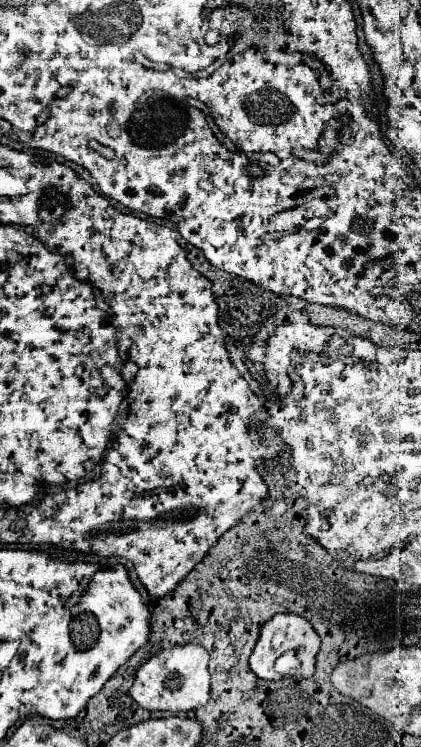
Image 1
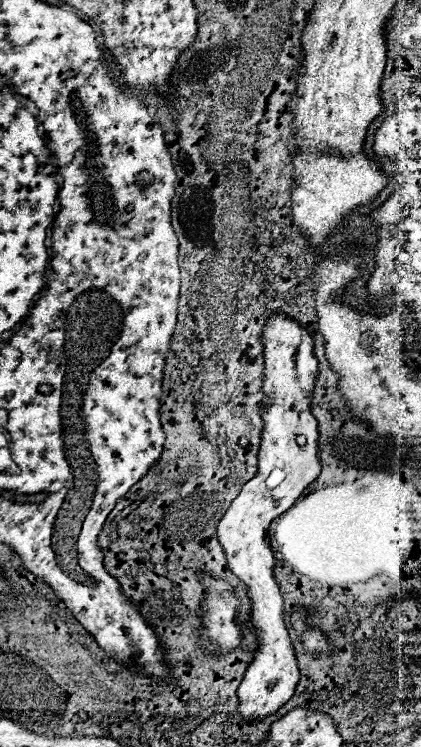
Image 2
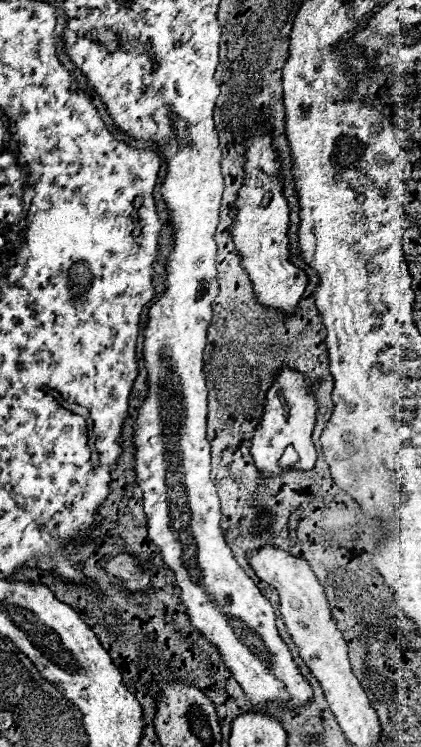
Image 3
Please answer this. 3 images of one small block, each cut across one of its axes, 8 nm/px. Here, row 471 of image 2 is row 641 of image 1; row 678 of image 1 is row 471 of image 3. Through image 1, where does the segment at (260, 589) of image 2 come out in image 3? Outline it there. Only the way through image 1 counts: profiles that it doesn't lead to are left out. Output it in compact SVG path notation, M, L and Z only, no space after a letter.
M284 368L272 388L266 394L266 408L264 408L264 416L260 426L254 432L252 438L252 456L256 462L256 468L266 472L266 474L274 474L278 472L278 460L284 454L284 450L288 446L294 446L296 454L298 454L298 470L312 470L316 464L316 450L314 444L310 440L312 436L312 428L316 422L316 400L310 392L310 388L306 386L306 380L300 372Z

